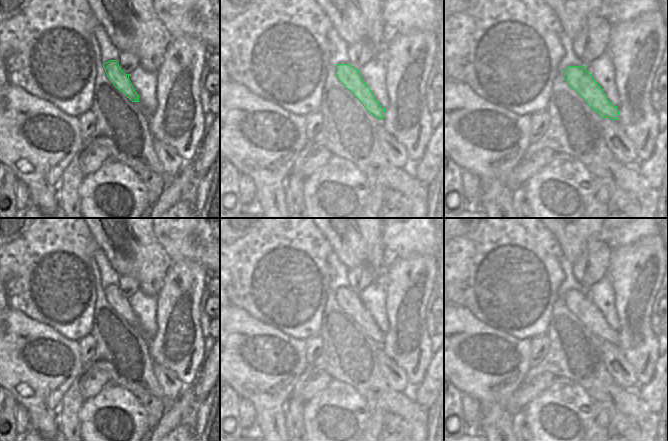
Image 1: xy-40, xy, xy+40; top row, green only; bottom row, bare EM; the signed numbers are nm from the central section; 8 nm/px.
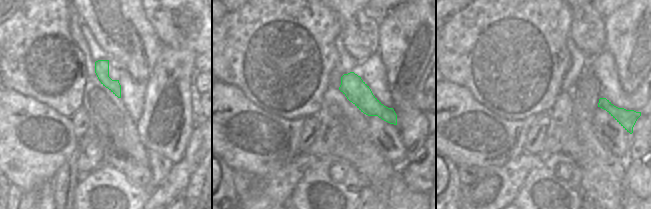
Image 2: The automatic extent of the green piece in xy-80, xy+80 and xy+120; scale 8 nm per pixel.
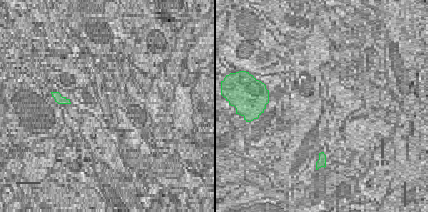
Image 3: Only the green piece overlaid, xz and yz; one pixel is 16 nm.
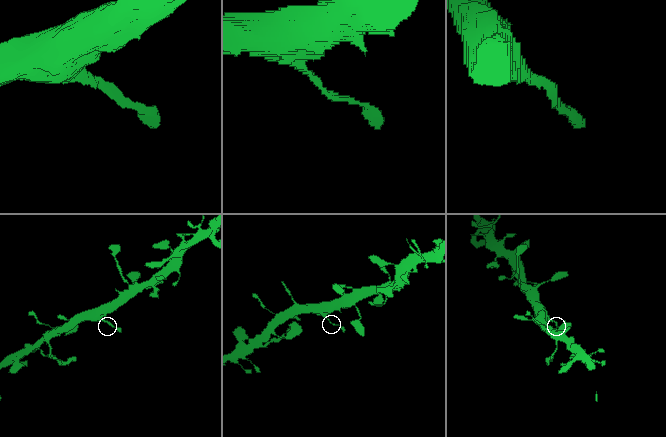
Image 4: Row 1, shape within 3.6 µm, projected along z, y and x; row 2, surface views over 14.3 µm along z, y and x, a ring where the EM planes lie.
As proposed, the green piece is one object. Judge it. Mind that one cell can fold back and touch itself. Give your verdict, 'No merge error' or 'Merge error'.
No merge error

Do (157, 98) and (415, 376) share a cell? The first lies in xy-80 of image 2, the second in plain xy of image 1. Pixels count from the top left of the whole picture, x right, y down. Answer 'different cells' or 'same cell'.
same cell

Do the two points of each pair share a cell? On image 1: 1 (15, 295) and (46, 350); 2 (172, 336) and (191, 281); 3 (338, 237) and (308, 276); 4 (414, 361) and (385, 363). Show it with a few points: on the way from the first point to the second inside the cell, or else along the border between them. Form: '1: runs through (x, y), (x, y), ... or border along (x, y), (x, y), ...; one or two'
1: border along (10, 307), (49, 325); two
2: runs through (178, 322), (178, 301), (181, 295); one
3: border along (318, 228), (332, 250); two
4: border along (381, 345), (382, 349), (404, 371), (408, 381); two

